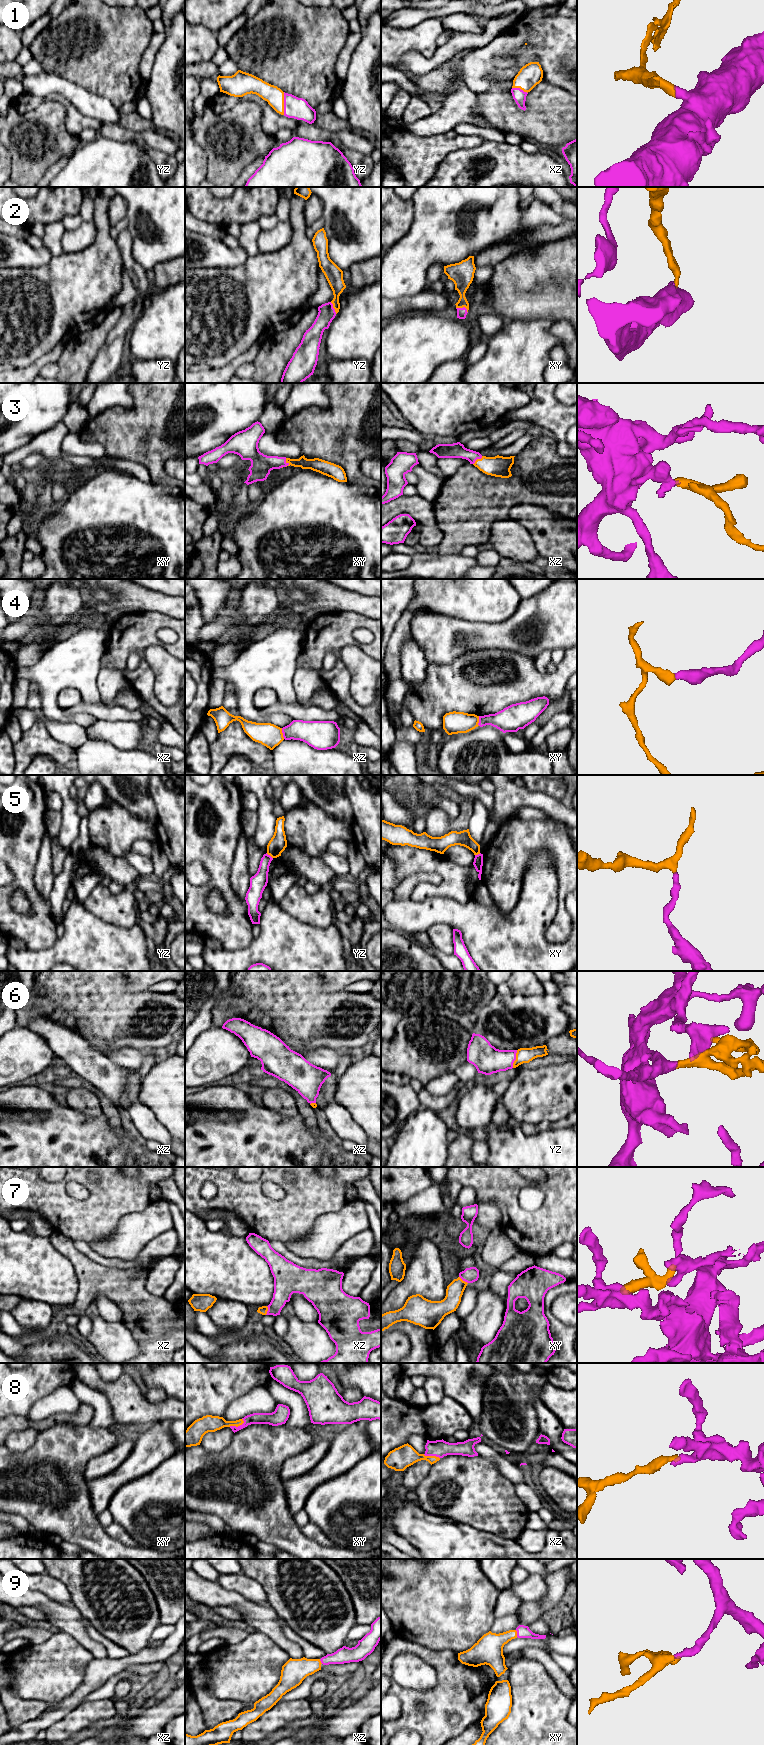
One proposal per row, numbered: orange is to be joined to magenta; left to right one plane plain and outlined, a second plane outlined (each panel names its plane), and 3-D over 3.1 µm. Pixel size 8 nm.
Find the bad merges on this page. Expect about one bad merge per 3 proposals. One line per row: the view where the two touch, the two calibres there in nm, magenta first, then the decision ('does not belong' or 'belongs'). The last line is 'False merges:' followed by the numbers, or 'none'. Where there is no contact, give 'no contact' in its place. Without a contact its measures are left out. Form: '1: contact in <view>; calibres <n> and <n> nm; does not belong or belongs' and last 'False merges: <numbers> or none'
1: contact in yz; calibres 180 and 150 nm; belongs
2: contact in xy; calibres 80 and 170 nm; belongs
3: contact in xy; calibres 170 and 110 nm; belongs
4: contact in xz; calibres 200 and 190 nm; does not belong
5: contact in yz; calibres 140 and 140 nm; does not belong
6: contact in yz; calibres 220 and 130 nm; belongs
7: contact in xz; calibres 190 and 70 nm; belongs
8: contact in xy; calibres 100 and 140 nm; belongs
9: contact in xy; calibres 100 and 200 nm; belongs
False merges: 4, 5

